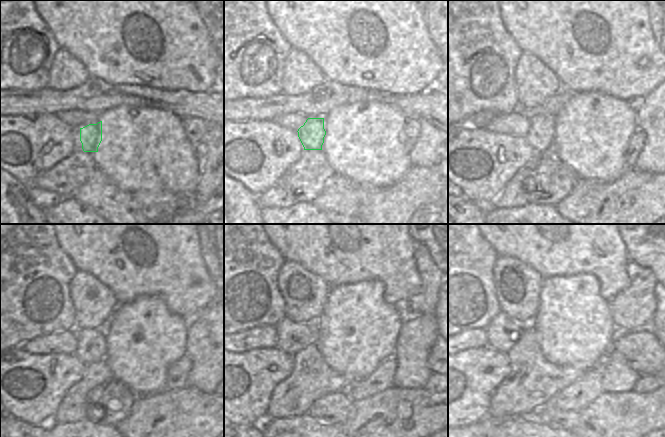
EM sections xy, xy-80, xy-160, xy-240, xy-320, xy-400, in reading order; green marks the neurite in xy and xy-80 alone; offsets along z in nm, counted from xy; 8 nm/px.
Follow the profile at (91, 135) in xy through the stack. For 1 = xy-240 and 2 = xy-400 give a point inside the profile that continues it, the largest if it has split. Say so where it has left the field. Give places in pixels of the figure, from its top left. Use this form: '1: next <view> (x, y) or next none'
1: next xy-240 (91, 348)
2: next xy-400 (522, 337)

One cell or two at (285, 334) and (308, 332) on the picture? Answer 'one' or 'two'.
one

